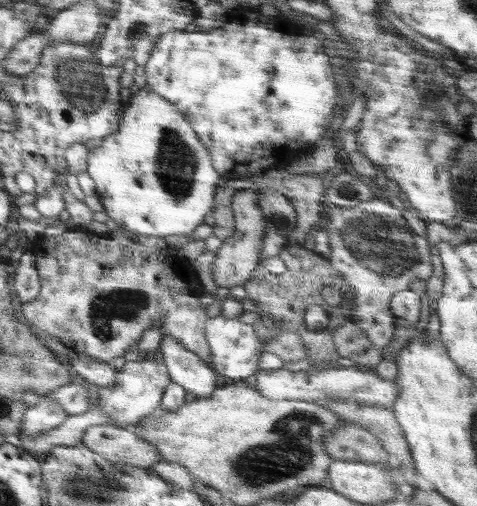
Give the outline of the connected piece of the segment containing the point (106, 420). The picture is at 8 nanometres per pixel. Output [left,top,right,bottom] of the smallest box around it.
[20,409,114,452]

